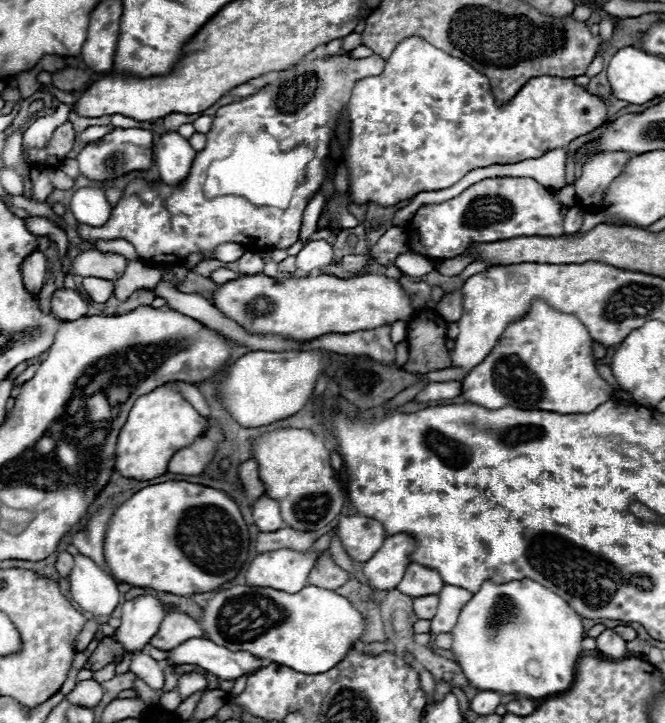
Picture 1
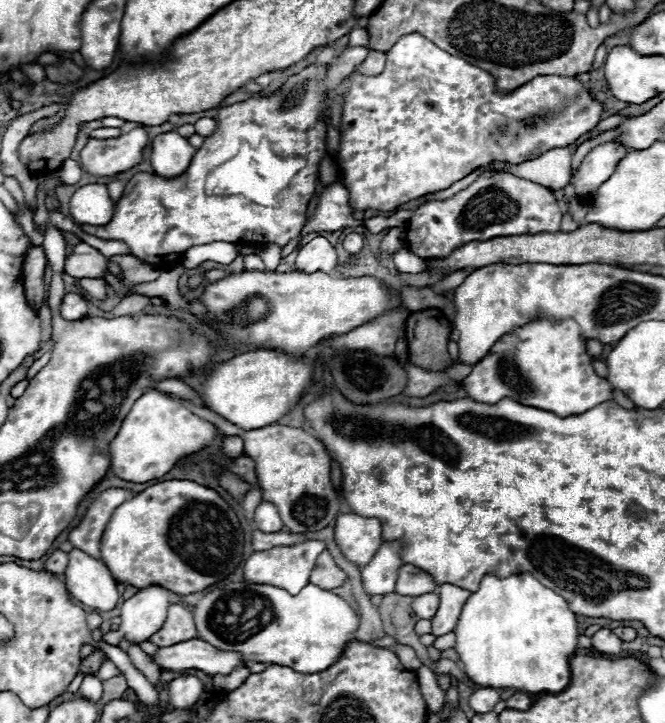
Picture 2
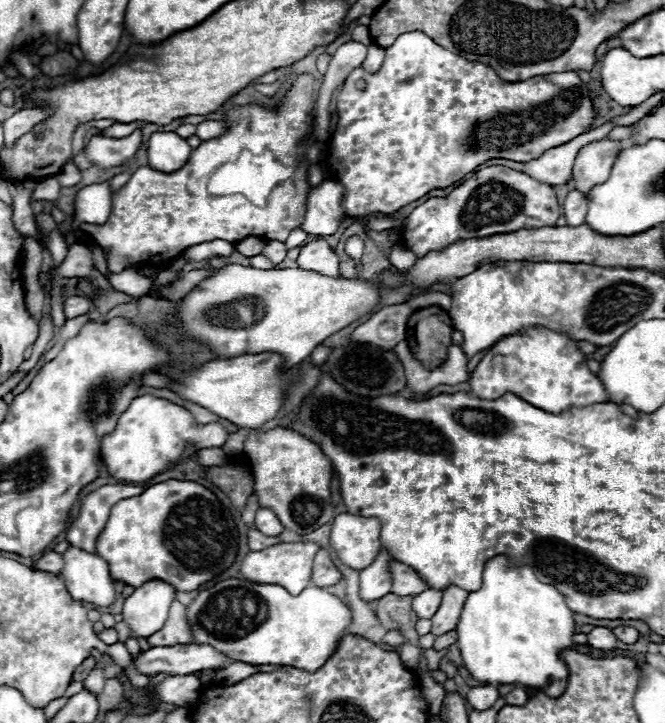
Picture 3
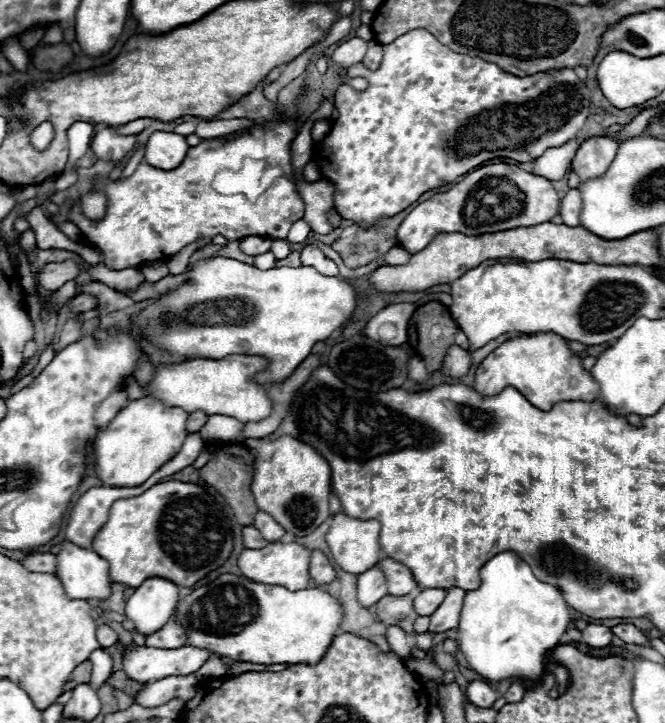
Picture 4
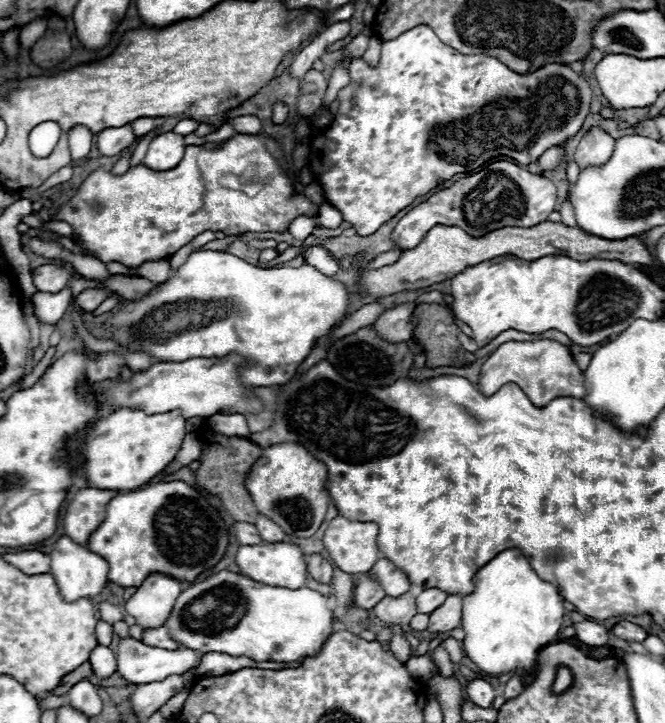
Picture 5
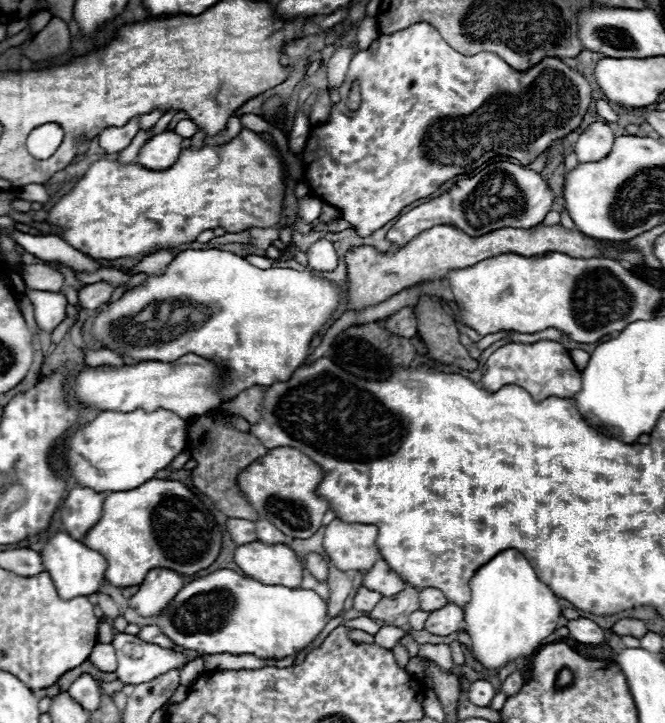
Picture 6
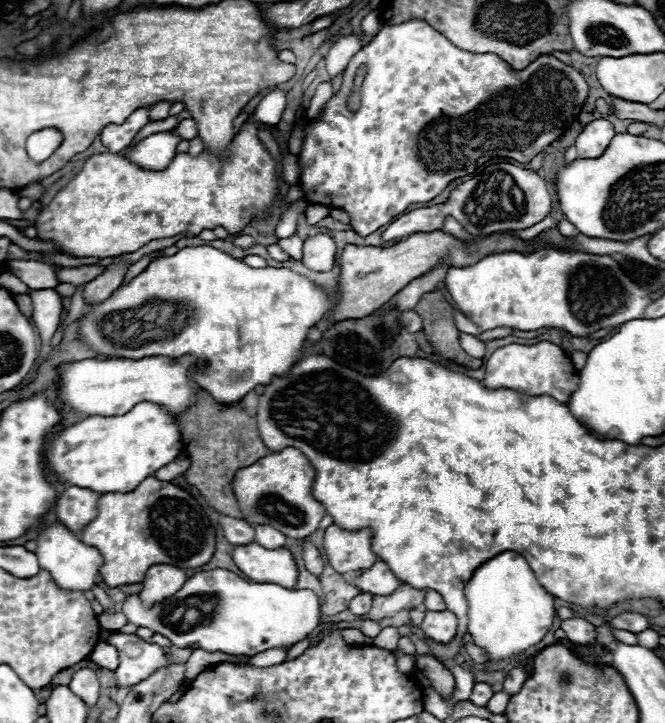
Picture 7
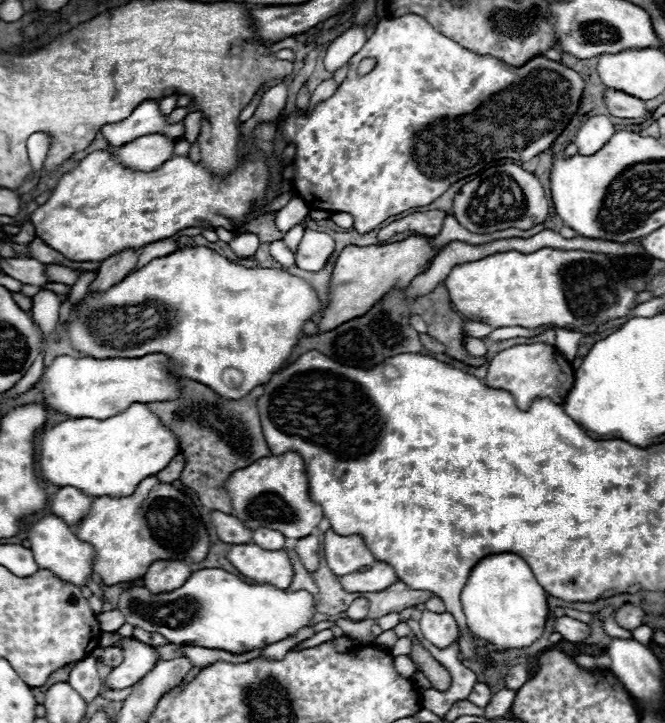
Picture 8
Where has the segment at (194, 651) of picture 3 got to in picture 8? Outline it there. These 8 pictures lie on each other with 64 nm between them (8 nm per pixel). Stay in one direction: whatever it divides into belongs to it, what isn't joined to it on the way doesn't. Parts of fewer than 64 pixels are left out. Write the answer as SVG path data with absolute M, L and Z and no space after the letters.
M118 636L120 648L124 650L124 662L116 668L106 678L106 686L110 690L122 690L128 686L134 686L148 670L152 670L154 662L158 660L156 650L144 642L138 642L134 638L122 638Z

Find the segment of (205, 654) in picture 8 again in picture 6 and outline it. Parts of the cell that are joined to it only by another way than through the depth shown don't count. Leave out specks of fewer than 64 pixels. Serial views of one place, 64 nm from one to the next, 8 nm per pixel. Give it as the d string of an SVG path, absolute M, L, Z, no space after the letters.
M196 656L182 668L182 686L188 686L204 672L204 656Z

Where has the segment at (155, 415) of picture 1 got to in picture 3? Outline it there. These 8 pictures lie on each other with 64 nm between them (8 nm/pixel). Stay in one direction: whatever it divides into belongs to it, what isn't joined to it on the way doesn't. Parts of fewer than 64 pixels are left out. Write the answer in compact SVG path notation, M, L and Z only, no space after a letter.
M146 394L146 396L134 398L130 408L118 418L116 428L102 438L102 442L100 442L100 456L102 456L106 472L112 478L116 478L120 482L132 482L134 484L134 482L146 482L152 476L160 474L168 464L172 464L174 460L178 460L182 456L182 452L184 452L184 448L188 444L194 444L198 450L202 450L202 448L222 446L228 440L228 436L230 436L230 432L226 430L224 424L210 422L210 424L198 426L198 424L194 424L194 418L192 418L192 414L186 408L182 408L182 406L170 402L170 400Z

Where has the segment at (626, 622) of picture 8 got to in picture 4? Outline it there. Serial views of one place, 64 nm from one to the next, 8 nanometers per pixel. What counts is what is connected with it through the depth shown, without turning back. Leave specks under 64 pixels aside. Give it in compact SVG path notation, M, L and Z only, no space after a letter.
M618 624L618 626L612 628L612 632L620 640L624 640L626 644L646 644L648 642L646 634L642 630L638 630L636 626L632 626L632 624Z

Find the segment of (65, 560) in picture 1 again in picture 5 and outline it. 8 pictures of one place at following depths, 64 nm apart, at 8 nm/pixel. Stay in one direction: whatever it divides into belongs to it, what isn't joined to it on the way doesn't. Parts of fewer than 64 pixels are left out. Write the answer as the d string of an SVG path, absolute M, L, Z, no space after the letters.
M24 550L14 554L2 554L2 560L12 564L24 574L44 574L50 570L50 558L48 554L42 554L38 550Z

